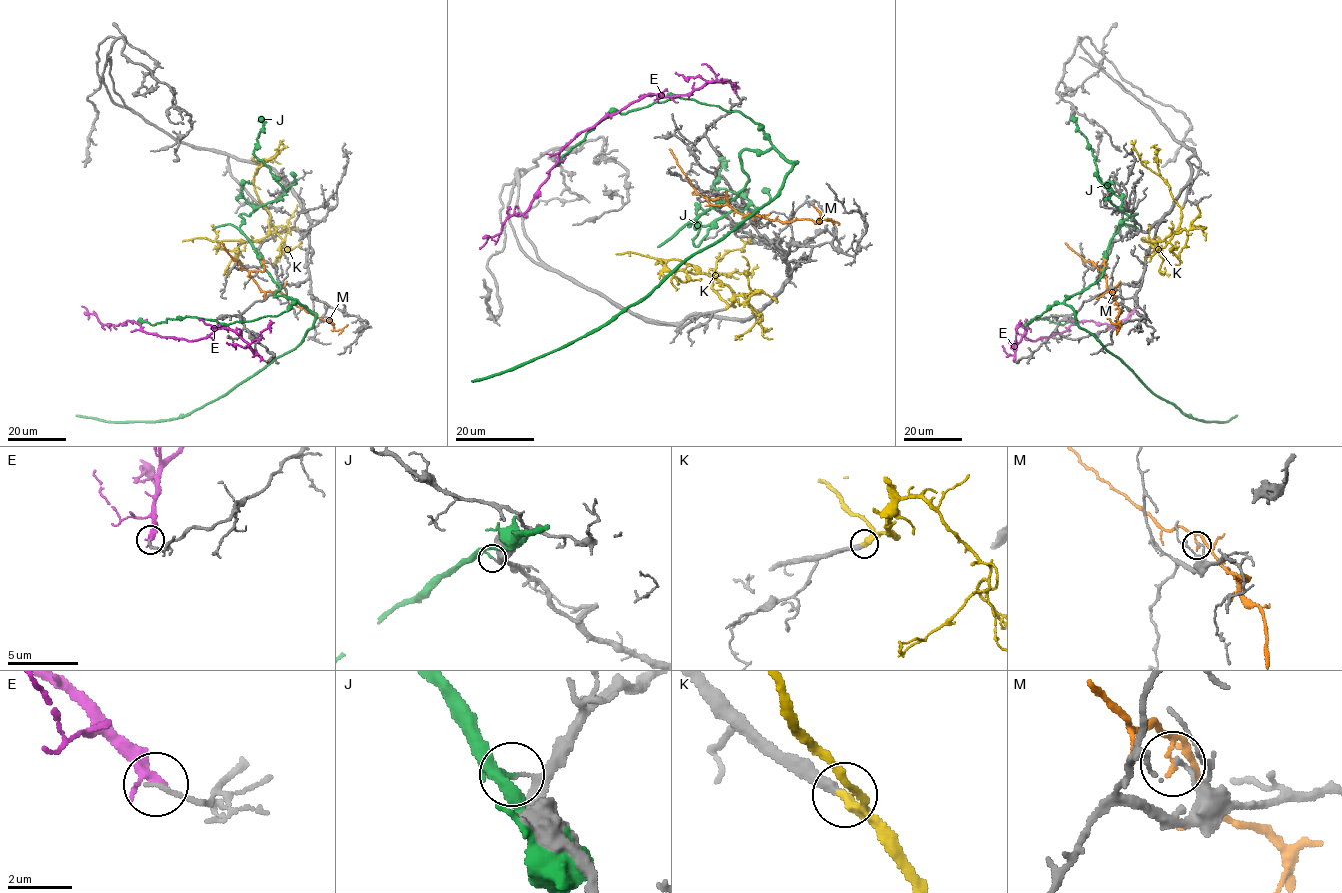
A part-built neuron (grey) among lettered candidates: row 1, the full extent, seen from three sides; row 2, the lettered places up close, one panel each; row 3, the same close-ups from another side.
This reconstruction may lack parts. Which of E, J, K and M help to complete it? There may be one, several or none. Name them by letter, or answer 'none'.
K

